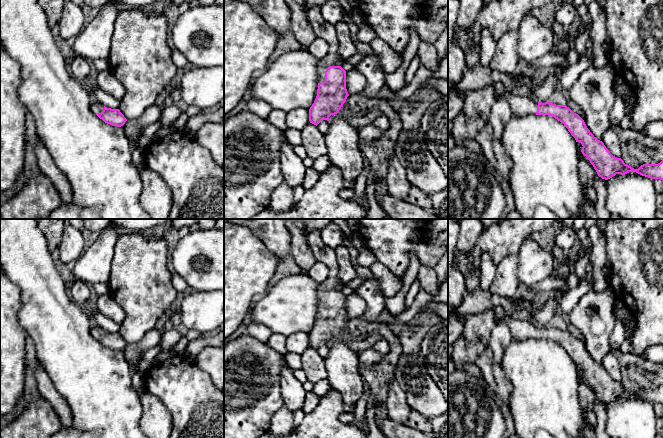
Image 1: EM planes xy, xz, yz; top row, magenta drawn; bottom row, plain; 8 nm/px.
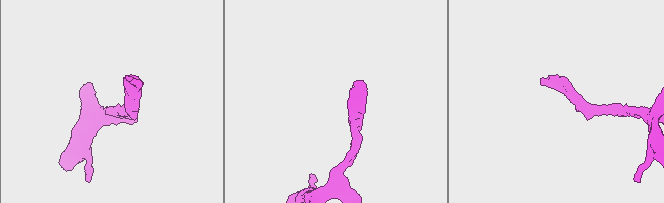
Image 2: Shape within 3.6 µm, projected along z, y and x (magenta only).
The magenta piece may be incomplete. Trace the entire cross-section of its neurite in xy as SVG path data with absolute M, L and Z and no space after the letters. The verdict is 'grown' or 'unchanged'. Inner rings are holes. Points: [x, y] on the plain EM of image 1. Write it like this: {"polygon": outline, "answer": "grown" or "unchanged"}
{"polygon": "M95 324L92 326L91 333L100 343L112 350L121 351L127 345L119 333L107 332Z", "answer": "grown"}

